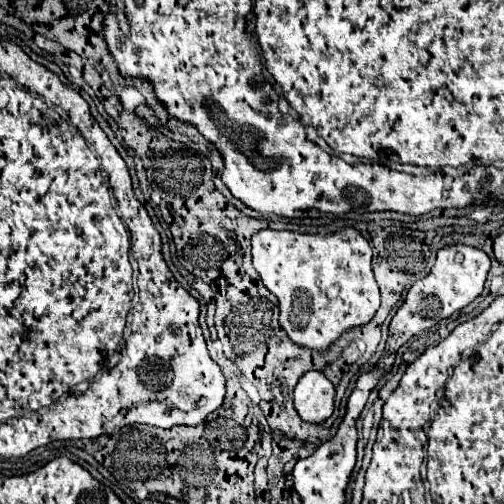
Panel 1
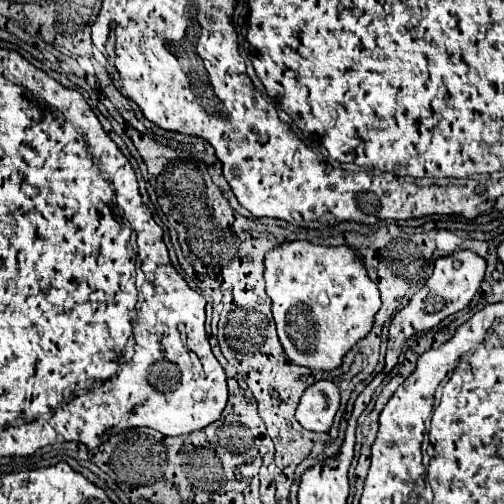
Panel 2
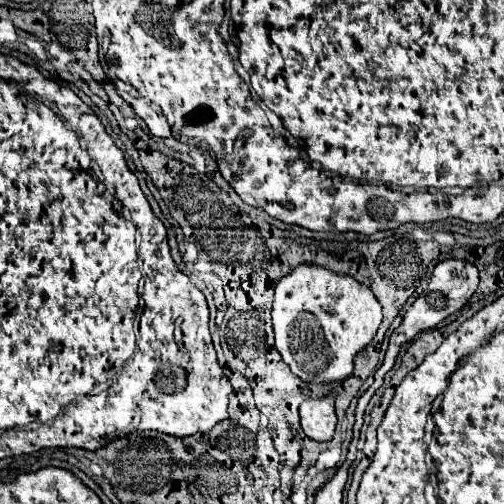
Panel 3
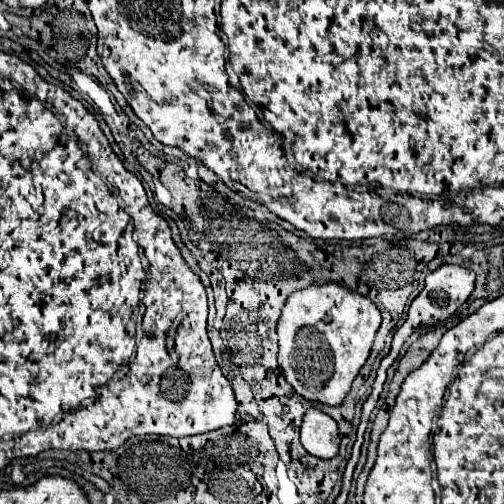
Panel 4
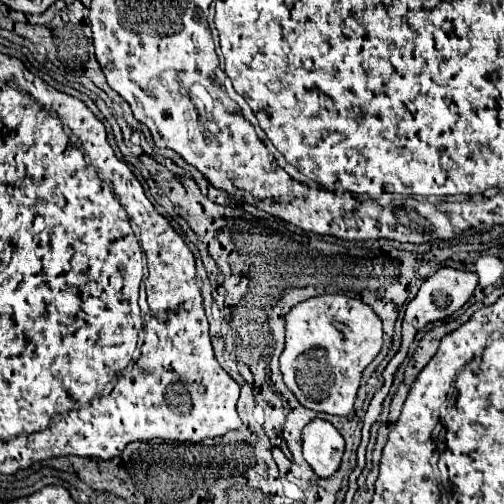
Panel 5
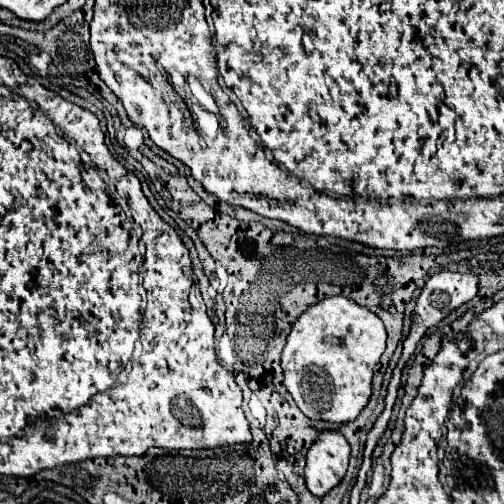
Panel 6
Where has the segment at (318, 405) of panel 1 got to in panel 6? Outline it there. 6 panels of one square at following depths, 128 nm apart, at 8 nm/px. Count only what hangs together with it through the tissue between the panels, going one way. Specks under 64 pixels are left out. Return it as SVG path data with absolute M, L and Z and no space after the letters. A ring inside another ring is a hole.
M322 430L306 452L306 486L312 494L324 496L346 474L350 456L348 440L334 430Z

